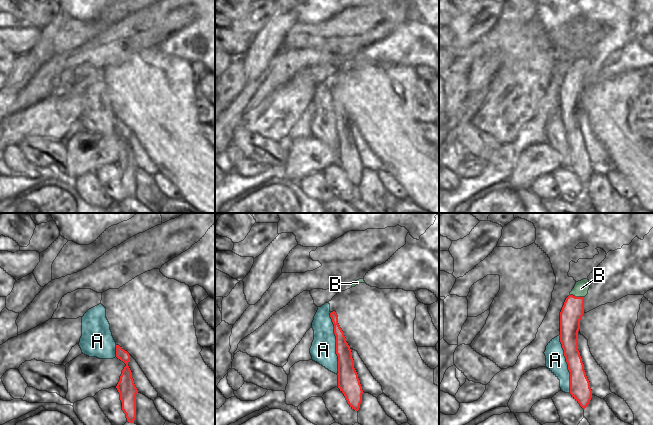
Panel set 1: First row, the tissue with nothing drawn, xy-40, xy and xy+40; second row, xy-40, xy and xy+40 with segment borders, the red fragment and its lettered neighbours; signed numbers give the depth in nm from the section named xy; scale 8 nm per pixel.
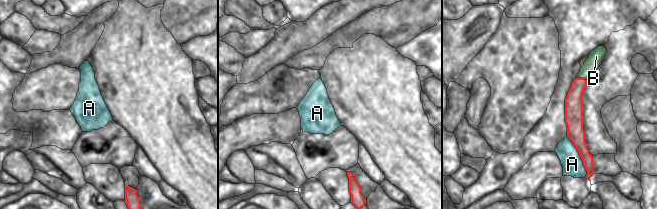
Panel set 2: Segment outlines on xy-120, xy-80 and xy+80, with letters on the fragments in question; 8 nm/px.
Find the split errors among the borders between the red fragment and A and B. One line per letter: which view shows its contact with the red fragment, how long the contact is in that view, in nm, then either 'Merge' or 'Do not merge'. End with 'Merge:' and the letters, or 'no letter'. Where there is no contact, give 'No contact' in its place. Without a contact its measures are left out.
A: Touches red in xy. Shared border 500 nm. Do not merge
B: Touches red in xy+40. Shared border 110 nm. Do not merge
Merge: no letter.

